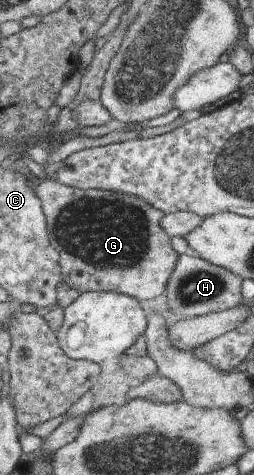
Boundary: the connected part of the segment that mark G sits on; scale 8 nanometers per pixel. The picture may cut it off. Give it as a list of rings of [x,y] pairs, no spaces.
[[[59,180],[37,182],[36,190],[48,215],[52,242],[61,252],[64,281],[71,288],[76,289],[80,295],[87,292],[110,292],[127,294],[140,300],[153,299],[165,293],[176,273],[181,255],[174,246],[174,237],[163,227],[164,211],[137,196],[109,190],[85,191]]]

